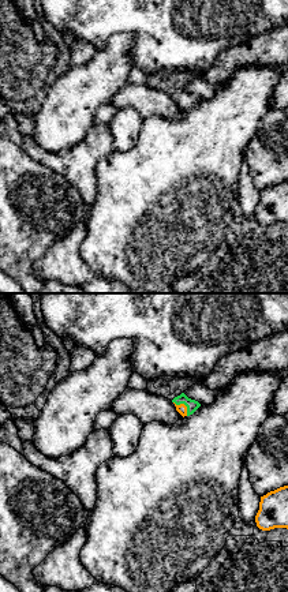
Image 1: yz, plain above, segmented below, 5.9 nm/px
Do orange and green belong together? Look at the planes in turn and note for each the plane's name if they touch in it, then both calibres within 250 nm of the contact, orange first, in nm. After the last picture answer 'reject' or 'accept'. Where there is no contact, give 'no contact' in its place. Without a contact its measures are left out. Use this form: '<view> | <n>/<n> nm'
yz | 60/70 nm

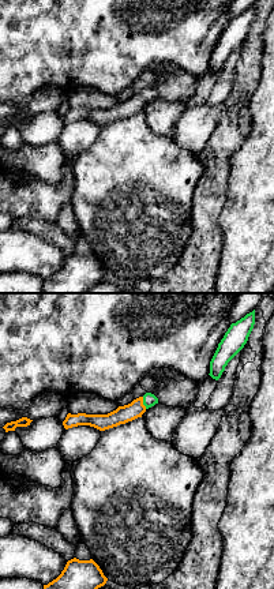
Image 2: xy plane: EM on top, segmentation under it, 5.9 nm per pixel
xy | 100/80 nm

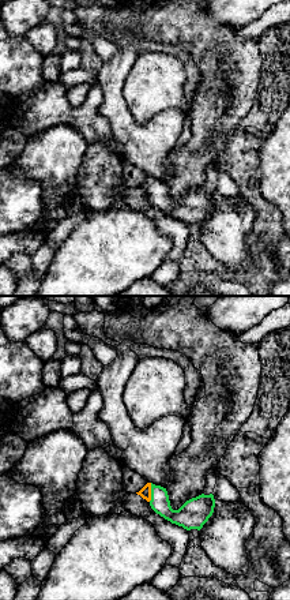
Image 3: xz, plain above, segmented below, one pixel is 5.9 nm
xz | 70/120 nm

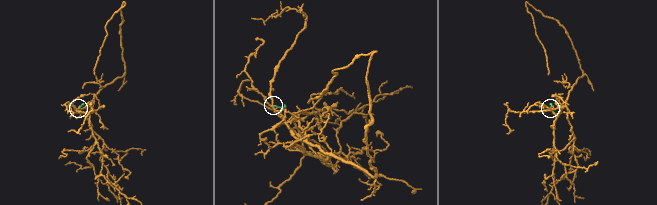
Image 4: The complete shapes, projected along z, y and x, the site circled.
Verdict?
accept

